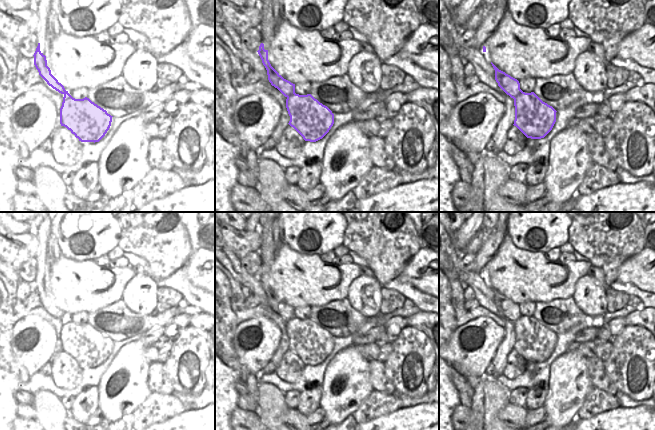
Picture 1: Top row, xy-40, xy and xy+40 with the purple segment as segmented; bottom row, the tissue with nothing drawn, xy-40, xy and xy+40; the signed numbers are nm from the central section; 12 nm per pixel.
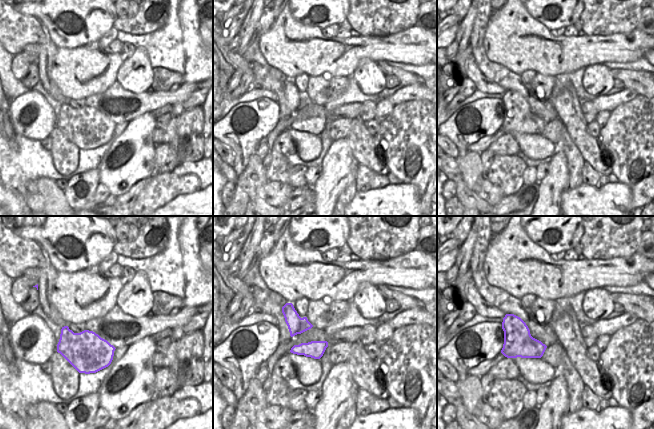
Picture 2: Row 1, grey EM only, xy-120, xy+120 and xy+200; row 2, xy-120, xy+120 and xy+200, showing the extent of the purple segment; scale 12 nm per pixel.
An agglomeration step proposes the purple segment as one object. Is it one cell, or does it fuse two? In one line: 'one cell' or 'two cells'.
one cell

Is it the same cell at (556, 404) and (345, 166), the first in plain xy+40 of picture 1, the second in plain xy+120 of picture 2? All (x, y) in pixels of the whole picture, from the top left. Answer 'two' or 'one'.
one

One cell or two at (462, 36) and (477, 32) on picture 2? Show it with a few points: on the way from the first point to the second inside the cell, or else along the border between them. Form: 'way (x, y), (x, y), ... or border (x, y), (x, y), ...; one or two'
border (472, 30), (469, 41); two

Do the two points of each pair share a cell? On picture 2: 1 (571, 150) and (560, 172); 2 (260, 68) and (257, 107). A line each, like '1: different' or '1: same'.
1: different
2: different

